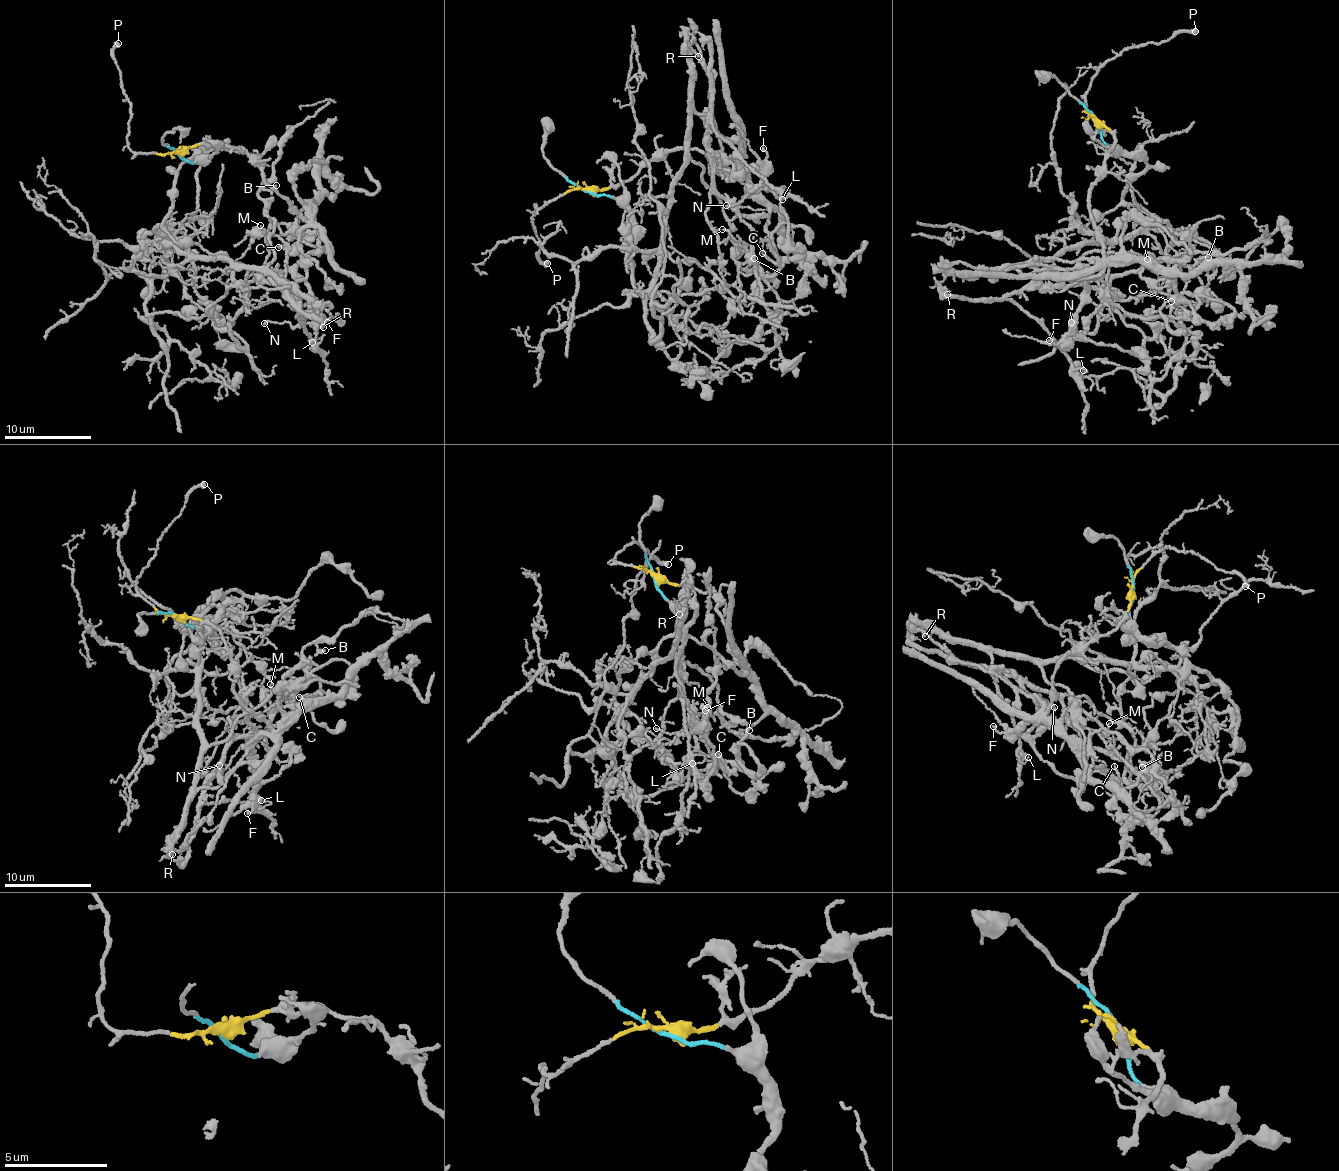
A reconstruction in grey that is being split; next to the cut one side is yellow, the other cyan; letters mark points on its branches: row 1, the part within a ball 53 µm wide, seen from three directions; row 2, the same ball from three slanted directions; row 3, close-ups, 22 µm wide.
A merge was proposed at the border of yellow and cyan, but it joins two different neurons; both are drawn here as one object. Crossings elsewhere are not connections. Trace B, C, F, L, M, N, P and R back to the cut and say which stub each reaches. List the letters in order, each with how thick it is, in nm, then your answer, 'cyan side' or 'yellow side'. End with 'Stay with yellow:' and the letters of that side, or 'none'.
B: 100 nm | yellow side
C: 130 nm | yellow side
F: 150 nm | yellow side
L: 130 nm | yellow side
M: 100 nm | yellow side
N: 140 nm | yellow side
P: 360 nm | yellow side
R: 120 nm | yellow side
Stay with yellow: B, C, F, L, M, N, P, R

